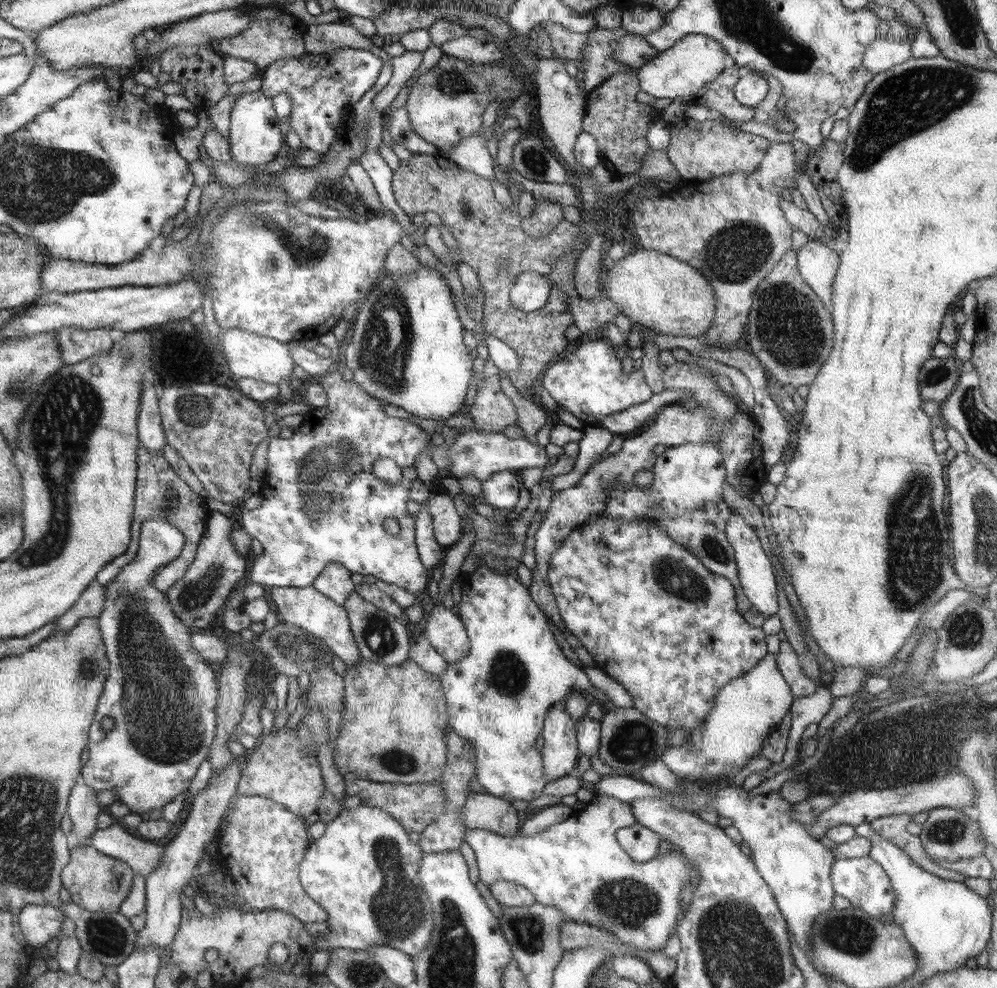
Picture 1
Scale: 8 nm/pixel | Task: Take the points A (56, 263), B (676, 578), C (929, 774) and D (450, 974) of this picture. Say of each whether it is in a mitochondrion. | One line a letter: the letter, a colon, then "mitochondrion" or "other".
A: other
B: mitochondrion
C: other
D: mitochondrion

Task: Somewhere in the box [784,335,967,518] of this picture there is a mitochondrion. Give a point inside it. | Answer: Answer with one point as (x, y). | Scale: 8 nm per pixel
(937, 375)

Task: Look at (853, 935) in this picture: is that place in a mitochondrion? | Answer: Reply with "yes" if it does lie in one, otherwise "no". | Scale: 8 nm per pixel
yes

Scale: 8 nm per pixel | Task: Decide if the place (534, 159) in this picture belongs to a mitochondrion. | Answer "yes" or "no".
yes

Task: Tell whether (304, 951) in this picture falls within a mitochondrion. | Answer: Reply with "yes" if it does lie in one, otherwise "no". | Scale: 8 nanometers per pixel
no

